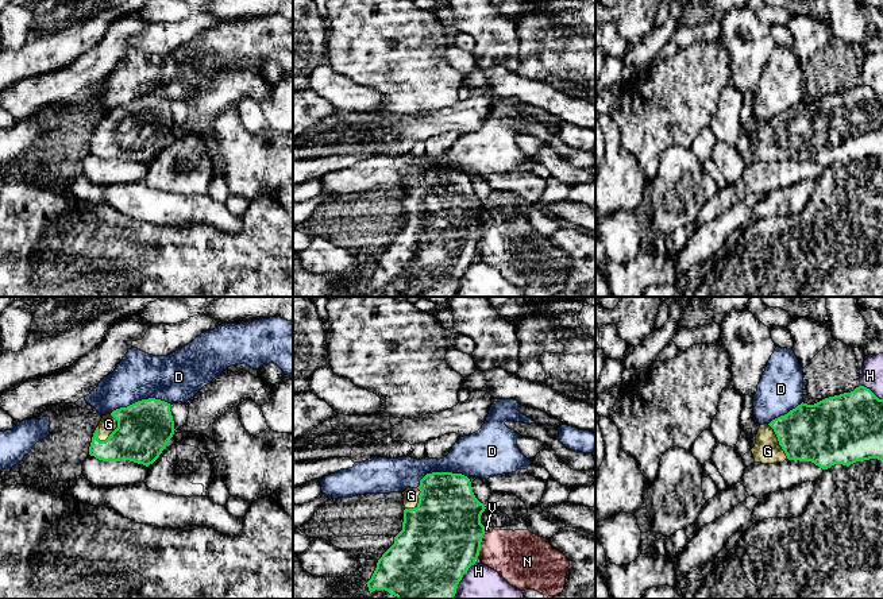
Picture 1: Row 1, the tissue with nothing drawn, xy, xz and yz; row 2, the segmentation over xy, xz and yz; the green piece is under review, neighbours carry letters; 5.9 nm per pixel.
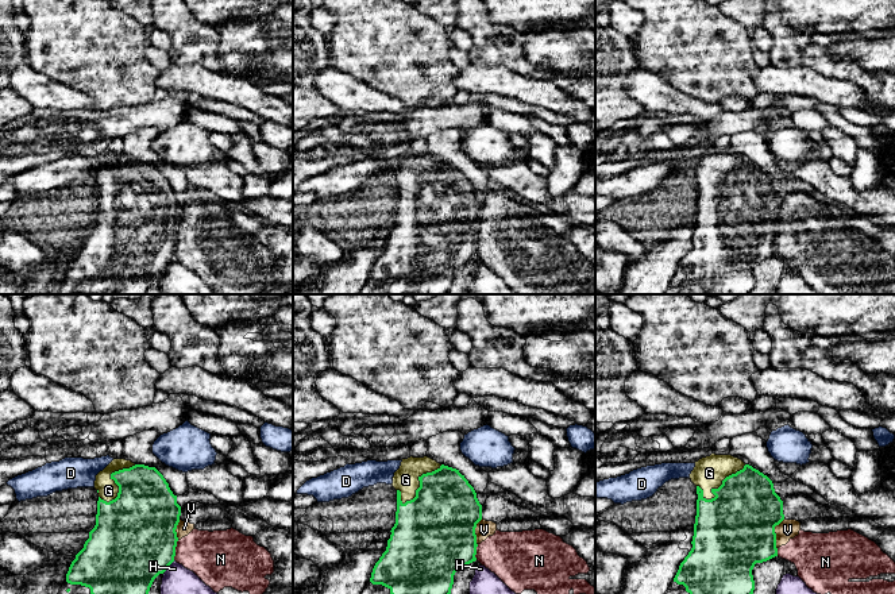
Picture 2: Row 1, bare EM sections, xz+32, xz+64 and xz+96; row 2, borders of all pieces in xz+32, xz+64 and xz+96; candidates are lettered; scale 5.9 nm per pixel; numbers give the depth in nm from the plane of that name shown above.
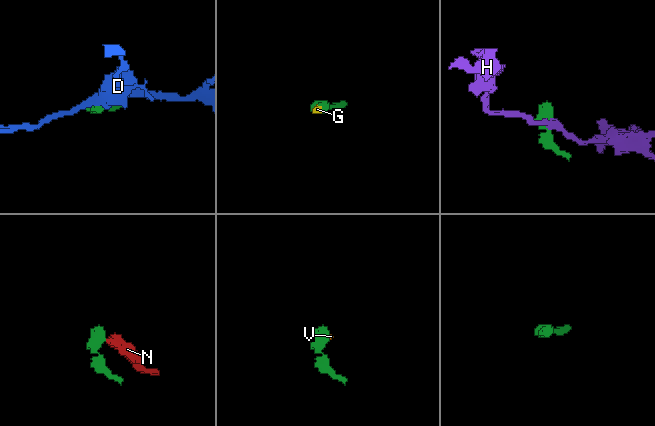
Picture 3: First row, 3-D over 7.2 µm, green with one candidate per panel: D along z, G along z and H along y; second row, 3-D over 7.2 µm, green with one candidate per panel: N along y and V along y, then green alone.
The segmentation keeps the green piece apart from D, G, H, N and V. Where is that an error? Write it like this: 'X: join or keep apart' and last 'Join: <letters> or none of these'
D: keep apart
G: join
H: keep apart
N: keep apart
V: keep apart
Join: G

